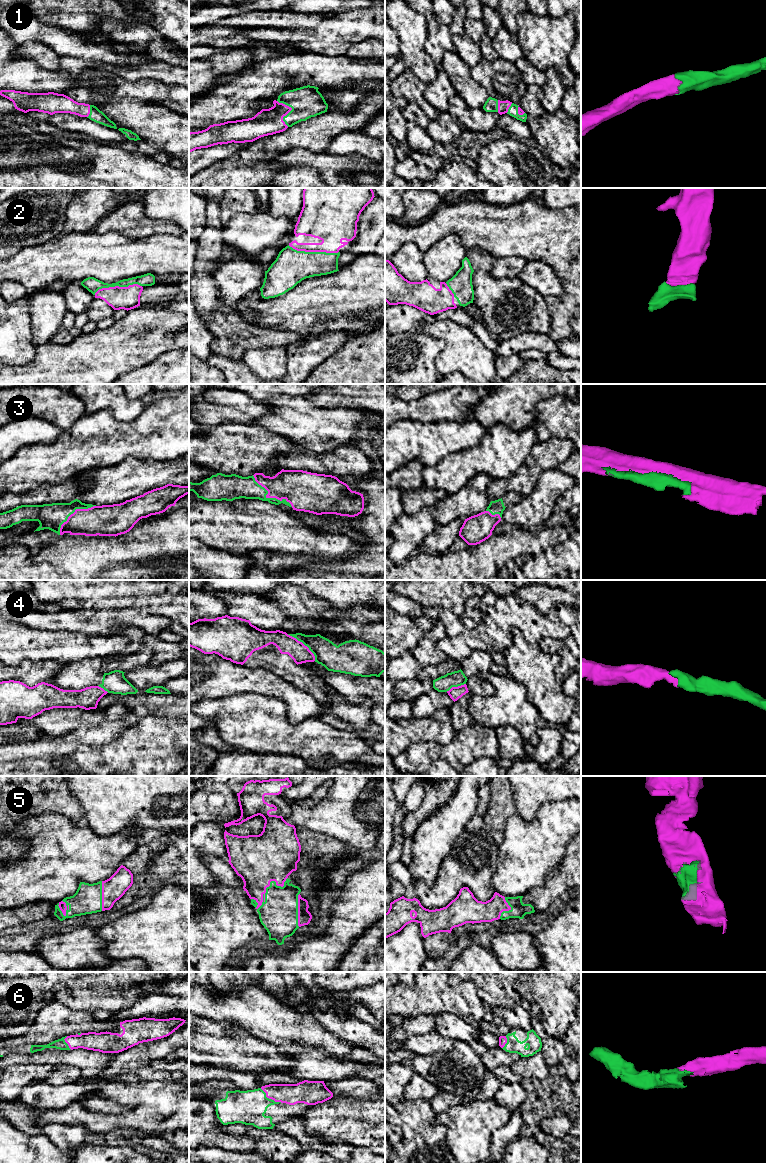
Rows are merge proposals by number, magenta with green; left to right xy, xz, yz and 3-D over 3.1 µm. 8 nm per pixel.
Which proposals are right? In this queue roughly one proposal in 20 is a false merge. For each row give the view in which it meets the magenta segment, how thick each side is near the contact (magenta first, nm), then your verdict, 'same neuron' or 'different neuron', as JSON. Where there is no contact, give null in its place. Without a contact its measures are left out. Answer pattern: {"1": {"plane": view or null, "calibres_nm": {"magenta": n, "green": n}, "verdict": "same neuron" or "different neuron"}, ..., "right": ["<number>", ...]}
{"1": {"plane": "xz", "calibres_nm": {"magenta": 200, "green": 260}, "verdict": "same neuron"}, "2": {"plane": "xz", "calibres_nm": {"magenta": 280, "green": 280}, "verdict": "same neuron"}, "3": {"plane": "xz", "calibres_nm": {"magenta": 280, "green": 180}, "verdict": "same neuron"}, "4": {"plane": "xz", "calibres_nm": {"magenta": 160, "green": 200}, "verdict": "different neuron"}, "5": {"plane": "xz", "calibres_nm": {"magenta": 400, "green": 300}, "verdict": "same neuron"}, "6": {"plane": "xz", "calibres_nm": {"magenta": 170, "green": 280}, "verdict": "same neuron"}, "right": ["1", "2", "3", "5", "6"]}

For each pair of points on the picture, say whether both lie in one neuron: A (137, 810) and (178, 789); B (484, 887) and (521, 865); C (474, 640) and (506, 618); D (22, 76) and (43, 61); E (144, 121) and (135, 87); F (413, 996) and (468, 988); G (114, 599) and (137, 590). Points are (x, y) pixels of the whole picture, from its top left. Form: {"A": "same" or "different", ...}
{"A": "same", "B": "different", "C": "same", "D": "different", "E": "different", "F": "same", "G": "same"}

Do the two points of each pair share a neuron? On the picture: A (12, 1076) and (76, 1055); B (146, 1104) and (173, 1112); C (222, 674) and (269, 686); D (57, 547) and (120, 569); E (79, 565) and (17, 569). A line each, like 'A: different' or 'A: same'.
A: different
B: same
C: same
D: different
E: different

